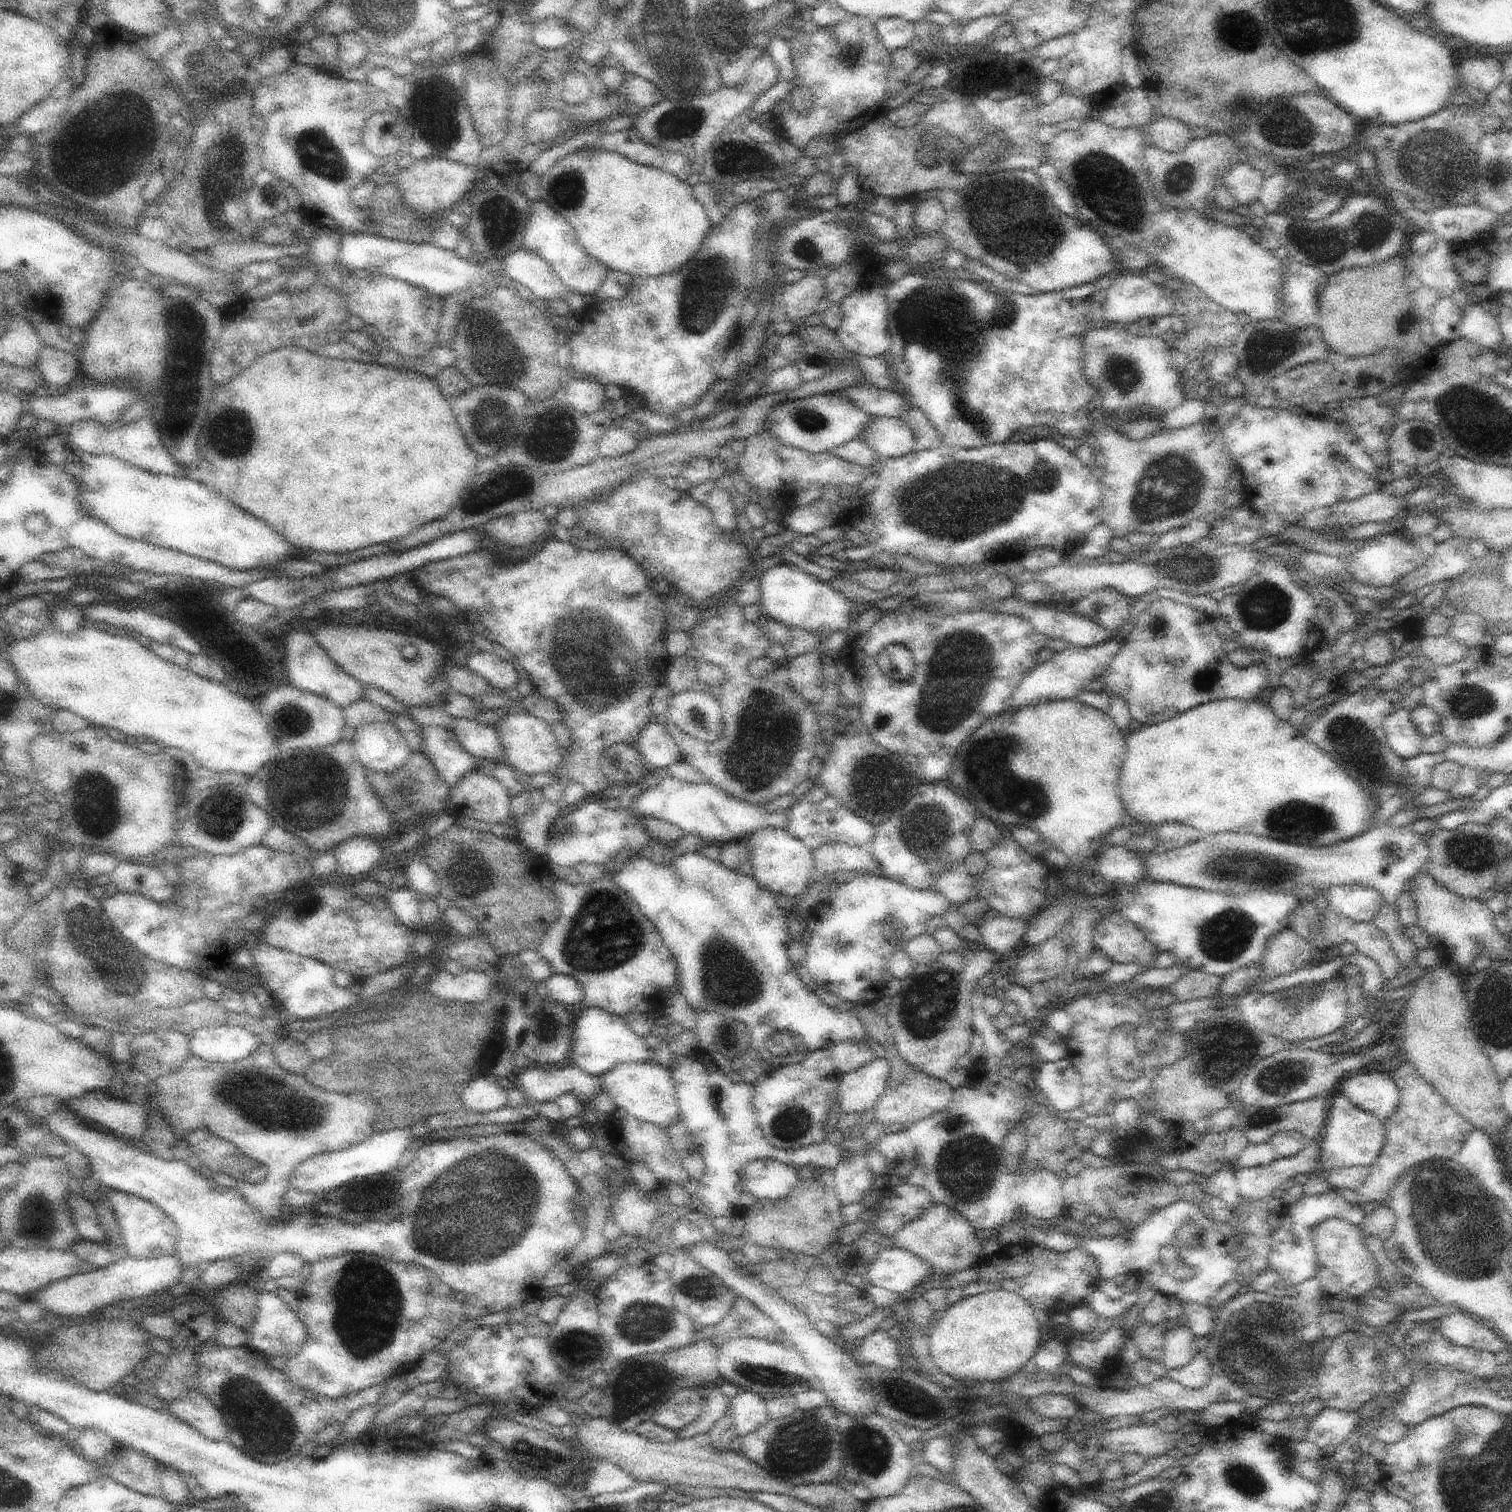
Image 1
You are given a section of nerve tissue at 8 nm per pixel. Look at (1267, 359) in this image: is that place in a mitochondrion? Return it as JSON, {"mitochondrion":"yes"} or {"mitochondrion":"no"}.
{"mitochondrion":"yes"}

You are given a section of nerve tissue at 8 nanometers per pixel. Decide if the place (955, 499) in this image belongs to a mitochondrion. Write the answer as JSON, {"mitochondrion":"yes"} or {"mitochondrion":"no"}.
{"mitochondrion":"yes"}

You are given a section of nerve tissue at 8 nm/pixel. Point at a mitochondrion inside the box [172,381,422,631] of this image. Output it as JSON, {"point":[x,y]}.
{"point":[234,438]}

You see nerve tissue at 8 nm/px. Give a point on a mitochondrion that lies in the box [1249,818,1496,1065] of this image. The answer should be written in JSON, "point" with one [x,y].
{"point":[1455,851]}

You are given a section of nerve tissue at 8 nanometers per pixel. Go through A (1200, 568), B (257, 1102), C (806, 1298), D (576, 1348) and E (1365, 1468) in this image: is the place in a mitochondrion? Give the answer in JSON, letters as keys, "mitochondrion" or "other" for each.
{"A":"mitochondrion","B":"mitochondrion","C":"other","D":"mitochondrion","E":"other"}

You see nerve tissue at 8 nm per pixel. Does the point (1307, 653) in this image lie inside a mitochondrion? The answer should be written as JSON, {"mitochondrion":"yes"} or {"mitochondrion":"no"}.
{"mitochondrion":"no"}

